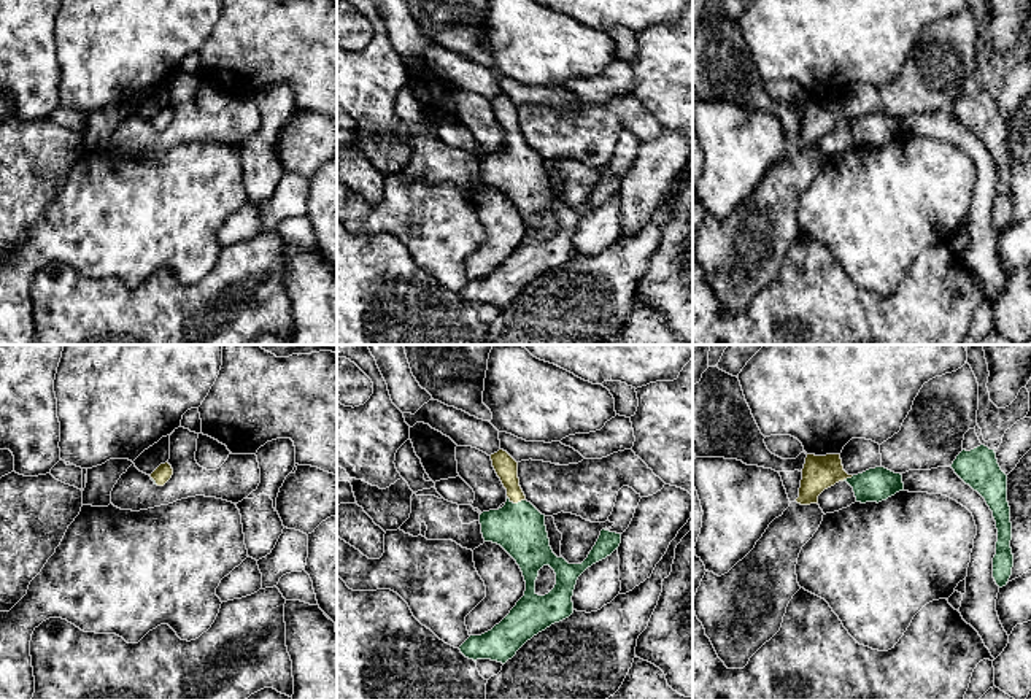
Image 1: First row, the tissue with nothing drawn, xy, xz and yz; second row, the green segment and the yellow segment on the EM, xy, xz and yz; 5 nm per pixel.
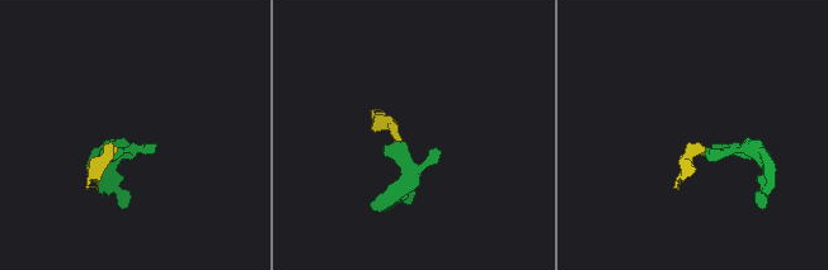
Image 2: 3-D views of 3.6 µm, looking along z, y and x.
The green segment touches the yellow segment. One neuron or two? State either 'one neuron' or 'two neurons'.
one neuron

